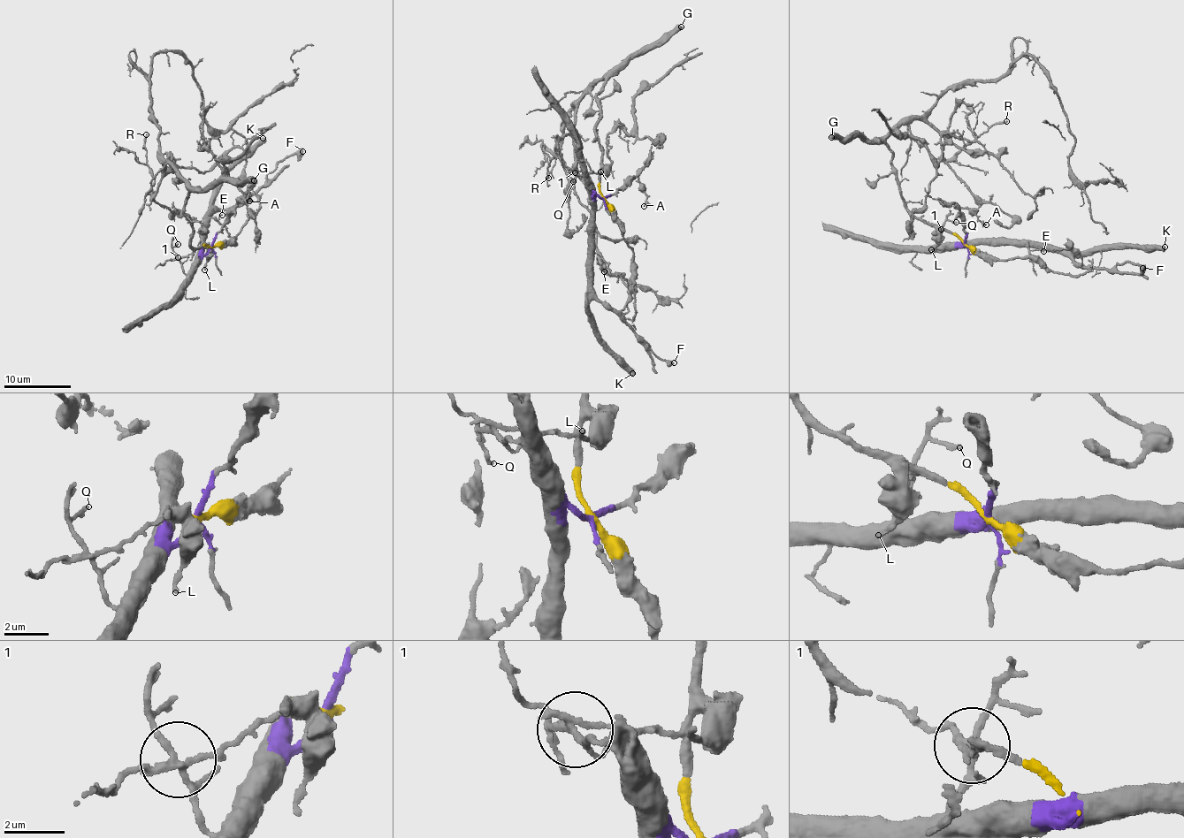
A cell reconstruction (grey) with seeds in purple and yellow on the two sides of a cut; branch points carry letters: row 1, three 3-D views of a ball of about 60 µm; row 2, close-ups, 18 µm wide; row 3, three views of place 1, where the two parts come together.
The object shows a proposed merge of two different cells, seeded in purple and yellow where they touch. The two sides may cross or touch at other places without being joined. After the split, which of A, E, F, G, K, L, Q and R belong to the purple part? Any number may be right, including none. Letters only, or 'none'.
A, E, F, K, Q

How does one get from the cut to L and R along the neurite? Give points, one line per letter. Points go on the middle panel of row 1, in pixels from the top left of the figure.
L: (603, 197), (599, 179), (603, 168), (602, 174), (600, 171)
R: (603, 197), (595, 128), (601, 114), (596, 95), (605, 79), (583, 95), (576, 122), (555, 148), (548, 178)

